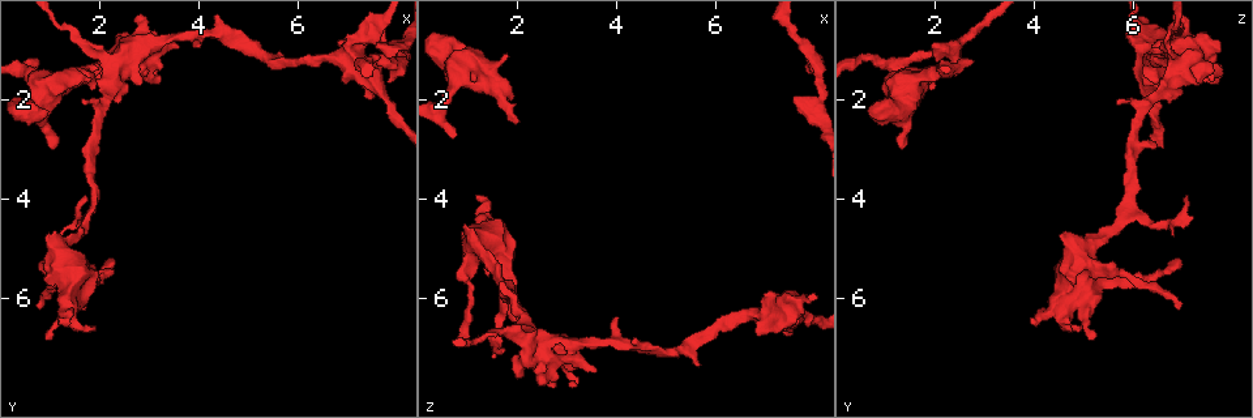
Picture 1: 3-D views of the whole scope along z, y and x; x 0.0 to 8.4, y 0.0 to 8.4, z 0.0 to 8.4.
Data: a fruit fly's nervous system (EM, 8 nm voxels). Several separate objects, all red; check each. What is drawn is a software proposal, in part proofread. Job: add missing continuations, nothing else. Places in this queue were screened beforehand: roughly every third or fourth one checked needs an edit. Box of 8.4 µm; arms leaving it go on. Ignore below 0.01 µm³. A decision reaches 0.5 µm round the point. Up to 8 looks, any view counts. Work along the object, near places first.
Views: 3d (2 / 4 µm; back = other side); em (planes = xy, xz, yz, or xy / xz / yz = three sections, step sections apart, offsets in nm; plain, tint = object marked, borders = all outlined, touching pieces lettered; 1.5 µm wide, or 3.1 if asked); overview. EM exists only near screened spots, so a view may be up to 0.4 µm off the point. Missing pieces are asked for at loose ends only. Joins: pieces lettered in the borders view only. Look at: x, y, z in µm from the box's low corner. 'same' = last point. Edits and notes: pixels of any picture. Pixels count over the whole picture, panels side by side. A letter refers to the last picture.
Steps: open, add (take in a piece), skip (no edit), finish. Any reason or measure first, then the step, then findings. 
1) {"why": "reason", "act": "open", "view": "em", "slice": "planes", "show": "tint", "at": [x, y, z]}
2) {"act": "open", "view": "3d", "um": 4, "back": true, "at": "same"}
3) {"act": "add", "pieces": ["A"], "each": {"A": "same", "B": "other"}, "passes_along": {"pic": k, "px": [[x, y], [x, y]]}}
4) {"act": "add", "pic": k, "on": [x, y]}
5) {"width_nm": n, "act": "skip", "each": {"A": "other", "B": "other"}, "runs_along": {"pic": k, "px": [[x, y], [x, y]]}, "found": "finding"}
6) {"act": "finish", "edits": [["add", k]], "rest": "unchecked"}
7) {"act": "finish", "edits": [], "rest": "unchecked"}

{"act": "open", "view": "3d", "um": 2, "at": [2.05, 1.40, 2.45]}

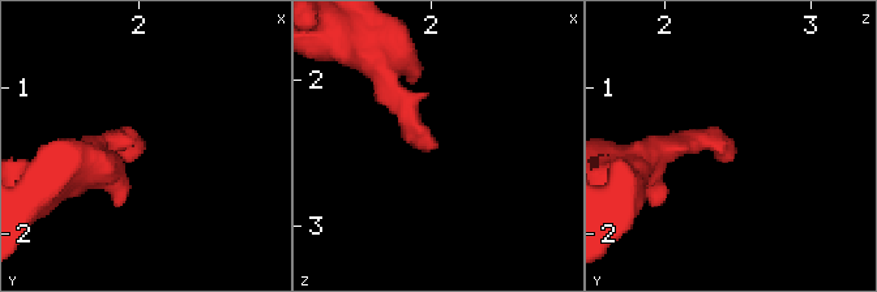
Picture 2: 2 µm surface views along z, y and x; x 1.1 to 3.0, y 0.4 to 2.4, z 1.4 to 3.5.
{"act": "open", "view": "em", "slice": "planes", "show": "borders", "at": [2.04, 1.42, 2.48]}

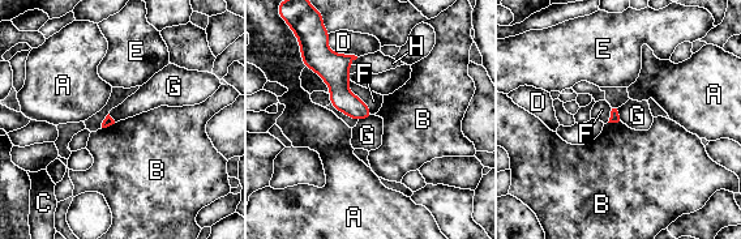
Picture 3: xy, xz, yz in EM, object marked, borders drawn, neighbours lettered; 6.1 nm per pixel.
{"act": "skip", "each": {"A": "other", "B": "other", "C": "other", "D": "other", "E": "other", "F": "other", "G": "other", "H": "other"}, "border": {"pic": 3, "px": [[372, 114], [359, 120]]}, "found": "no lettered piece goes on from it"}

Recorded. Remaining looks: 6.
{"why": "free end", "act": "open", "view": "em", "slice": "xz", "step": 8, "show": "borders", "at": [1.00, 2.95, 1.40]}

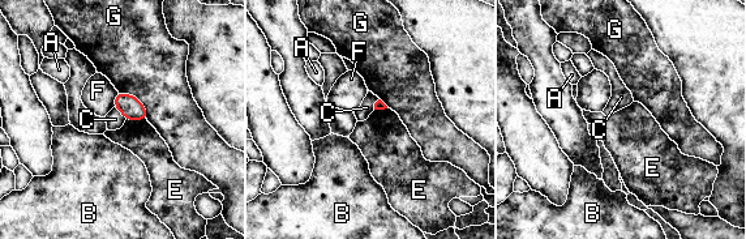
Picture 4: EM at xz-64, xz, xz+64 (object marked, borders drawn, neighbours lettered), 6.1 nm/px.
{"act": "skip", "each": {"A": "other", "B": "other", "C": "other", "E": "other", "F": "other", "G": "other"}, "border": {"pic": 4, "px": [[115, 106], [125, 119]]}, "found": "no lettered piece goes on from it"}

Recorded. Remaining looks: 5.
{"why": "free end", "act": "open", "view": "em", "slice": "xz", "step": 8, "show": "tint", "at": [1.95, 6.65, 4.95]}

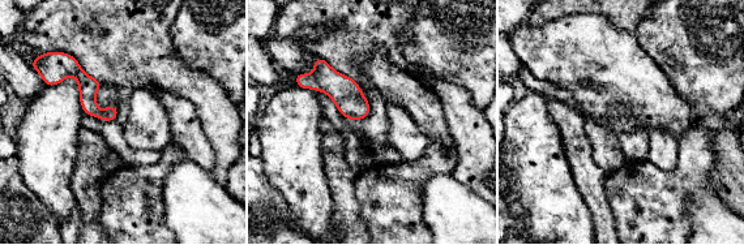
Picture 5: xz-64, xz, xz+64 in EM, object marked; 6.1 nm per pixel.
{"why": "what lies round it", "act": "open", "view": "em", "slice": "xz", "step": 8, "show": "borders", "at": "same"}

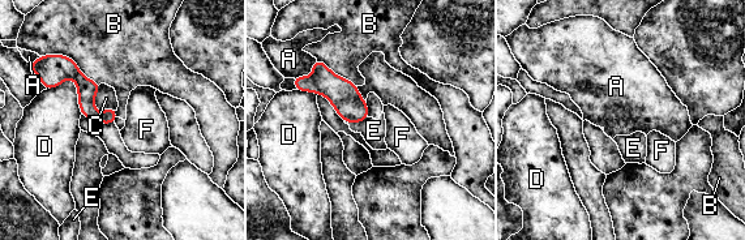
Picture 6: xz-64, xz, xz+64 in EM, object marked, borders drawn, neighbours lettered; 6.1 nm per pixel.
{"act": "skip", "each": {"A": "other", "B": "other", "C": "other", "D": "other", "E": "other", "F": "other"}, "found": "none of them fits"}

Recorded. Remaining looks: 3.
{"act": "finish", "edits": [], "rest": "unchecked"}

